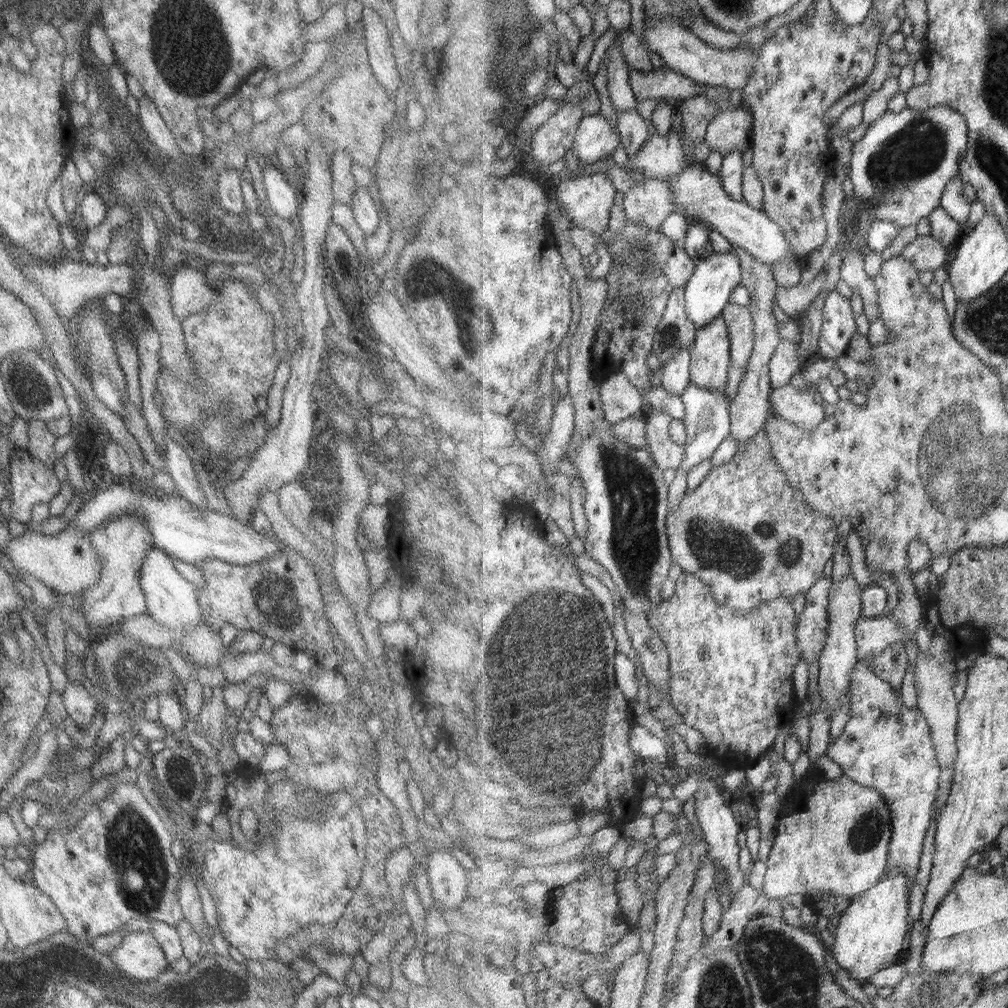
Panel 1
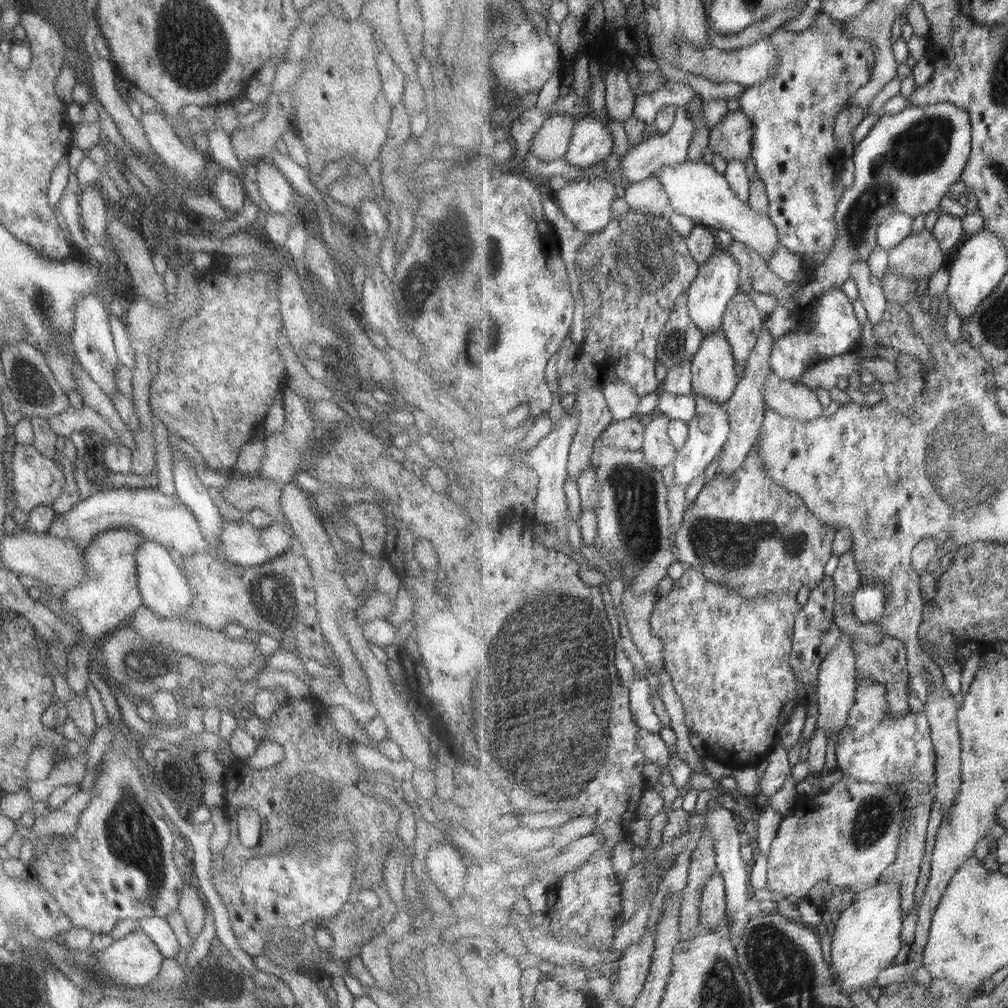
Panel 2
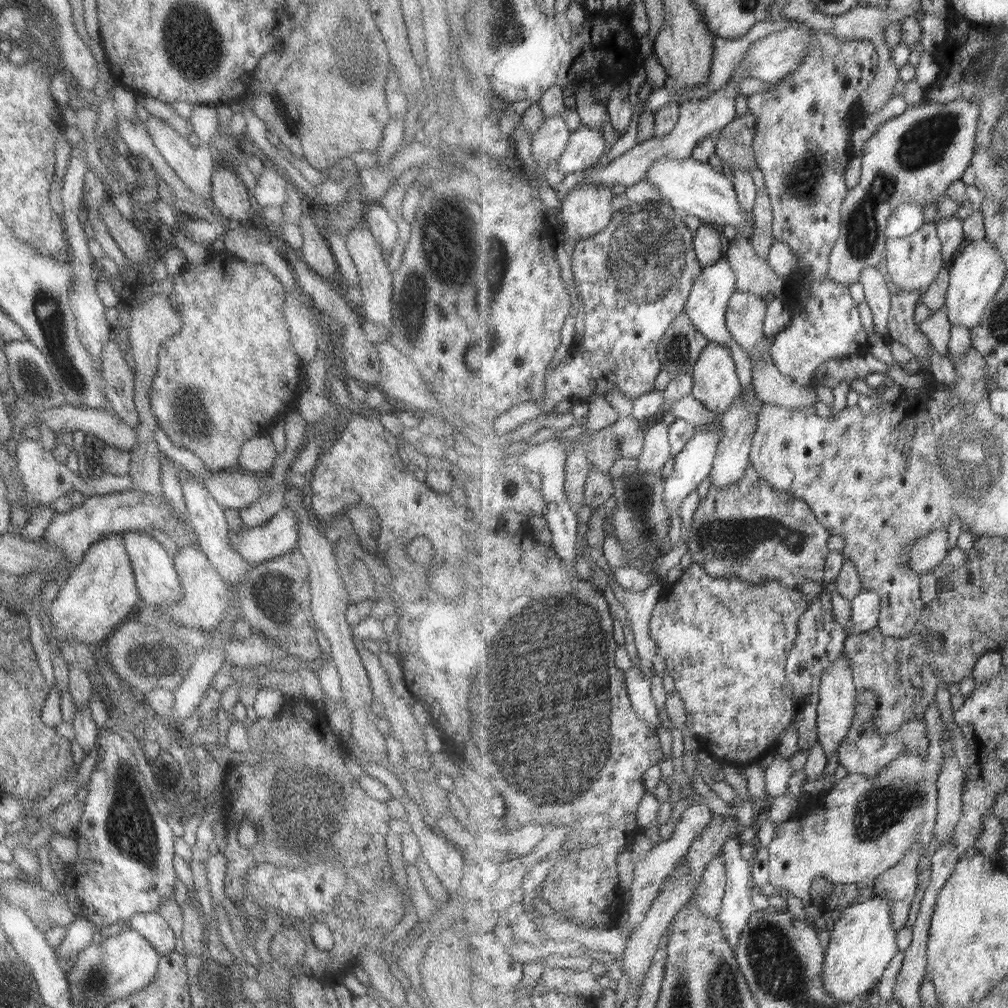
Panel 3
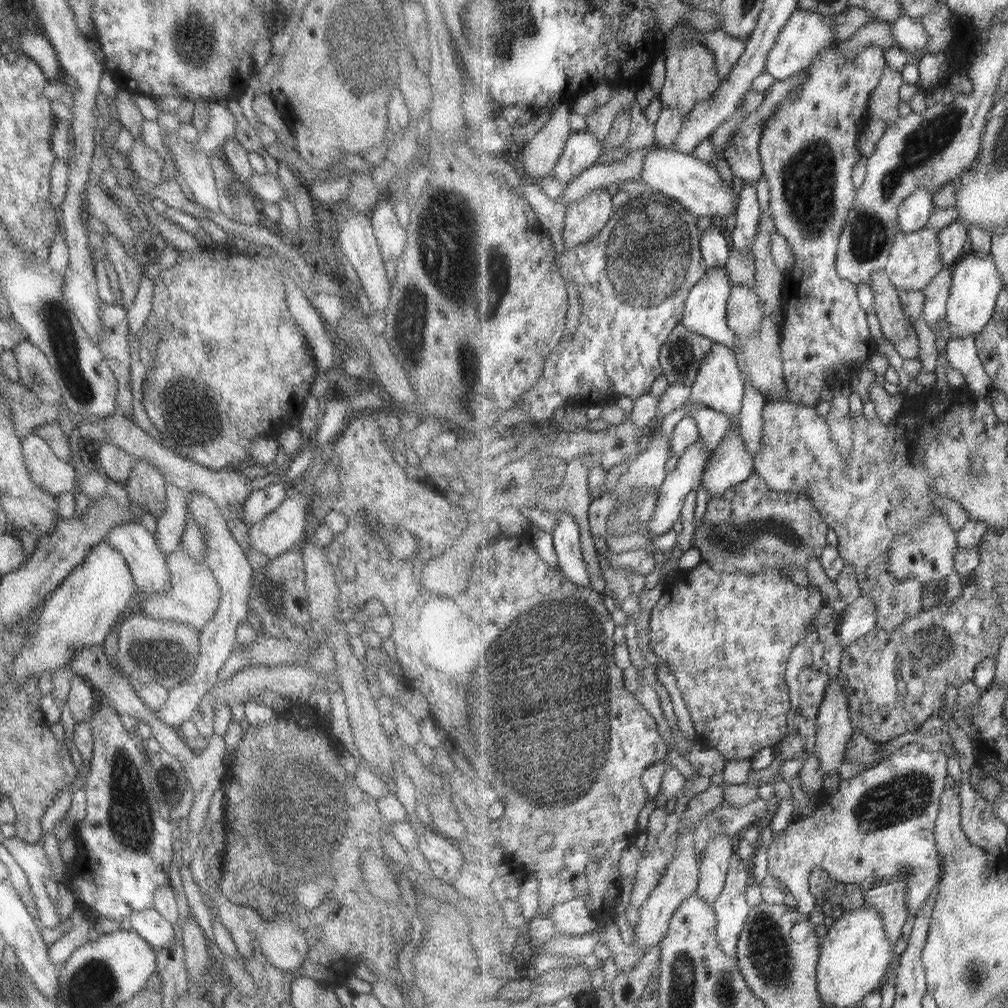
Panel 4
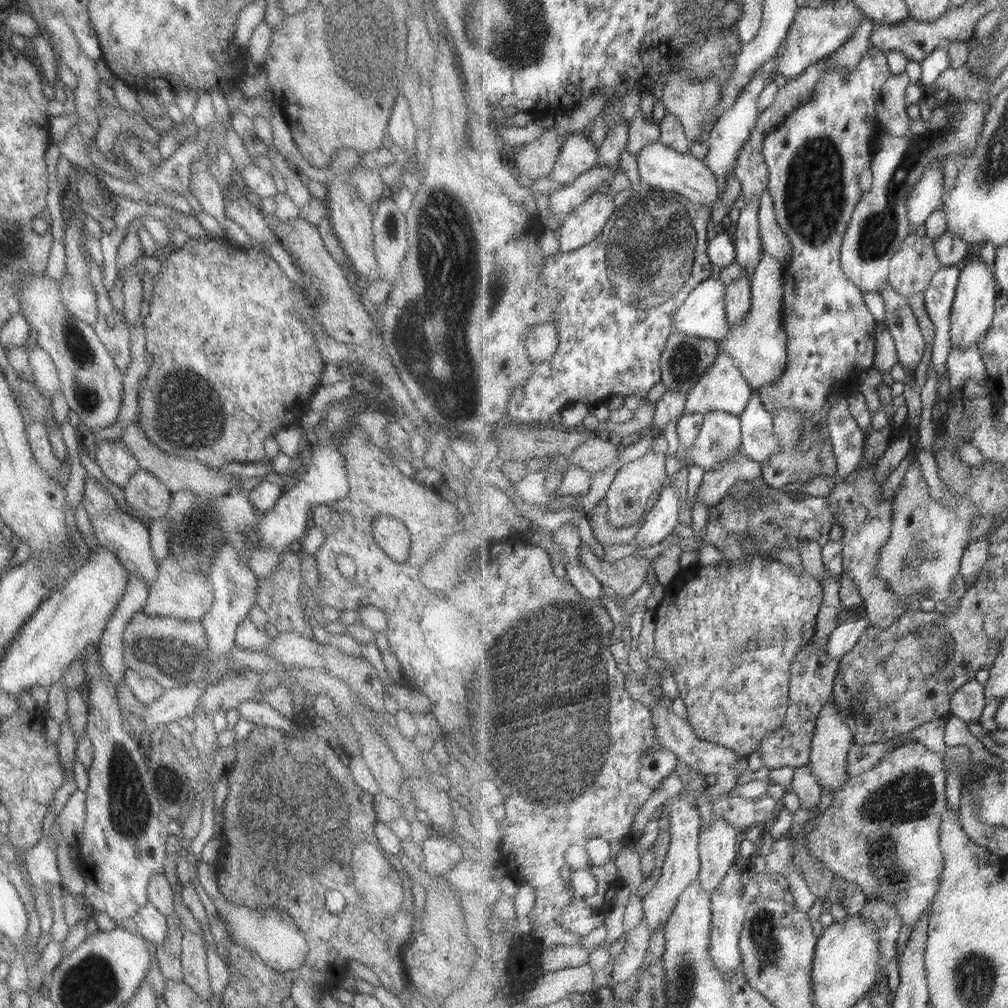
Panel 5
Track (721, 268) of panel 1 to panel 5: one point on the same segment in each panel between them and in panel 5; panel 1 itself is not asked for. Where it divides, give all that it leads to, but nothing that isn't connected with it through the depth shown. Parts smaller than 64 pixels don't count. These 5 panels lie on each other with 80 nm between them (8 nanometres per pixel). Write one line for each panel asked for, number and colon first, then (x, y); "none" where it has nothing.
2: (718, 281)
3: (708, 303)
4: (706, 313)
5: (703, 314)

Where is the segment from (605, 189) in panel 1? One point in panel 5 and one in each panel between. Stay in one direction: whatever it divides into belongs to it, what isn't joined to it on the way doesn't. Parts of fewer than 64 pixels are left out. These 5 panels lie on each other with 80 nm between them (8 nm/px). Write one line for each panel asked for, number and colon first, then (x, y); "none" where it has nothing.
2: (586, 202)
3: (586, 211)
4: (584, 220)
5: (583, 226)

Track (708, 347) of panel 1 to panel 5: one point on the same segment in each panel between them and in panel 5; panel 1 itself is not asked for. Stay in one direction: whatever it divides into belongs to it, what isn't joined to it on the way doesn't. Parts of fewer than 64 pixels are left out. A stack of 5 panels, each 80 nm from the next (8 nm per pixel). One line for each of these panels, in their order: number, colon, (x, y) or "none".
2: (714, 375)
3: (717, 384)
4: (720, 385)
5: (723, 387)

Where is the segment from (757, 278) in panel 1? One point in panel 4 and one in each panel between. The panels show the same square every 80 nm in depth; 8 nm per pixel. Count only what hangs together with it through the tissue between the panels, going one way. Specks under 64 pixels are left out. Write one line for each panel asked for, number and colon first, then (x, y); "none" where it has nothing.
2: (747, 407)
3: (740, 423)
4: (732, 463)

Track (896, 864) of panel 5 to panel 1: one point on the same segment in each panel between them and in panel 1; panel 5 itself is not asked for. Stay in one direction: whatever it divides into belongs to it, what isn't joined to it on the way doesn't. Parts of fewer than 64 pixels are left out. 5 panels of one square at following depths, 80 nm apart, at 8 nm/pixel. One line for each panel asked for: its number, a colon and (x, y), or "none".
1: (837, 839)
2: (847, 836)
3: (864, 826)
4: (883, 820)

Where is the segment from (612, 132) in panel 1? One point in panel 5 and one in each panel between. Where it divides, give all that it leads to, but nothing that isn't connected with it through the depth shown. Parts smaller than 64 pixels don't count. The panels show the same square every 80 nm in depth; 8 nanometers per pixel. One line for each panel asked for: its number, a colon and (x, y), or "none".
2: (592, 142)
3: (587, 145)
4: (583, 150)
5: (579, 155)

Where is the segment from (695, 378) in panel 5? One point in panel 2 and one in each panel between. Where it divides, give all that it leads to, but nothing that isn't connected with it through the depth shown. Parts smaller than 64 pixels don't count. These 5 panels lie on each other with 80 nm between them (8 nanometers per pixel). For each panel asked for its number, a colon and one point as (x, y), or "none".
2: (681, 338)
3: (681, 347)
4: (683, 353)

